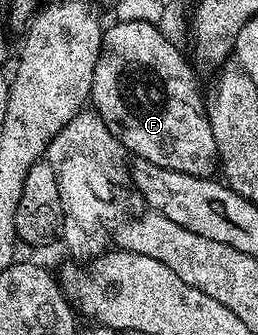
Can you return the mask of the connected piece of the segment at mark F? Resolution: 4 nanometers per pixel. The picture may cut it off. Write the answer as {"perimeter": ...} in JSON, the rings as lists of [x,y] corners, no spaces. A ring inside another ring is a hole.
{"perimeter":[[[116,21],[105,28],[98,63],[94,67],[91,108],[114,127],[117,138],[129,154],[170,171],[212,177],[218,169],[218,154],[214,131],[208,122],[205,94],[204,97],[200,94],[200,81],[192,70],[193,62],[184,58],[183,51],[160,28],[151,21]]]}

